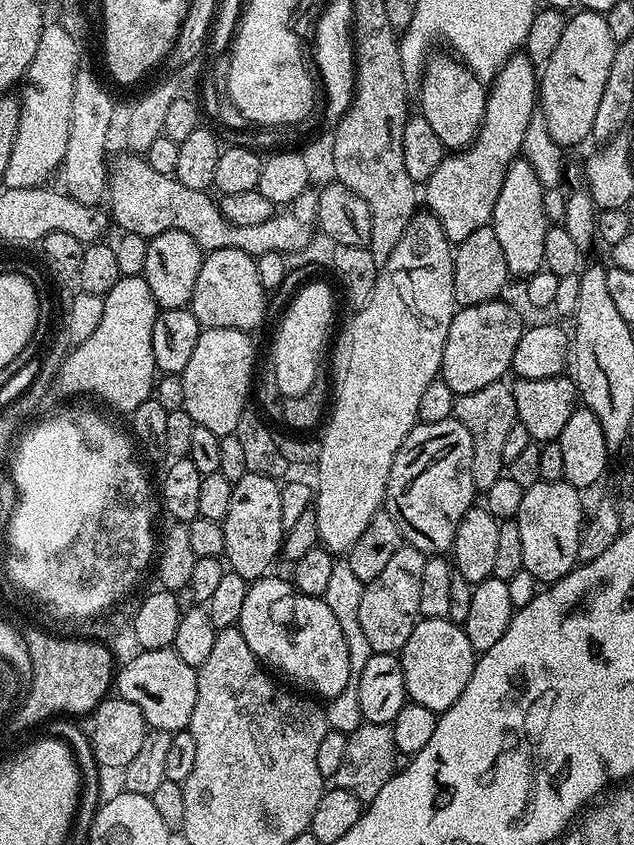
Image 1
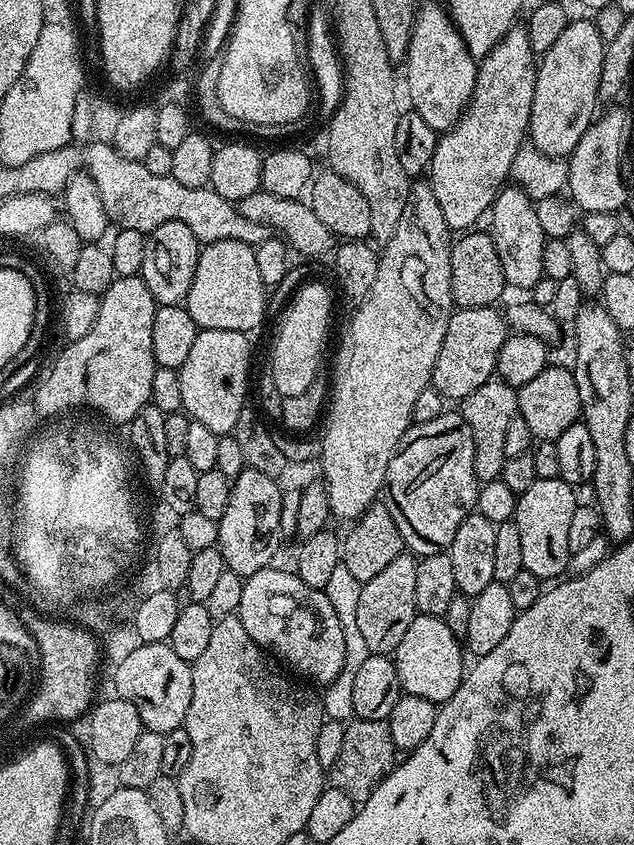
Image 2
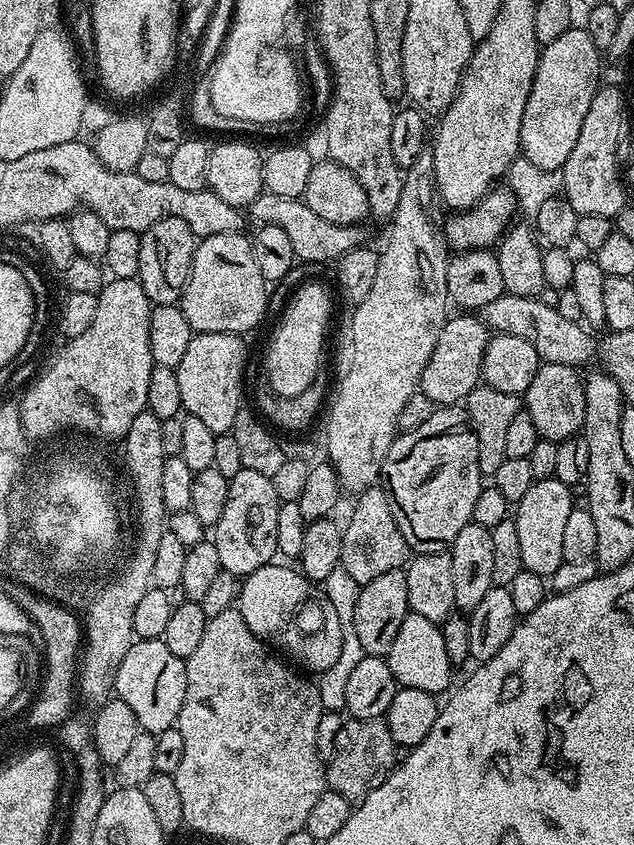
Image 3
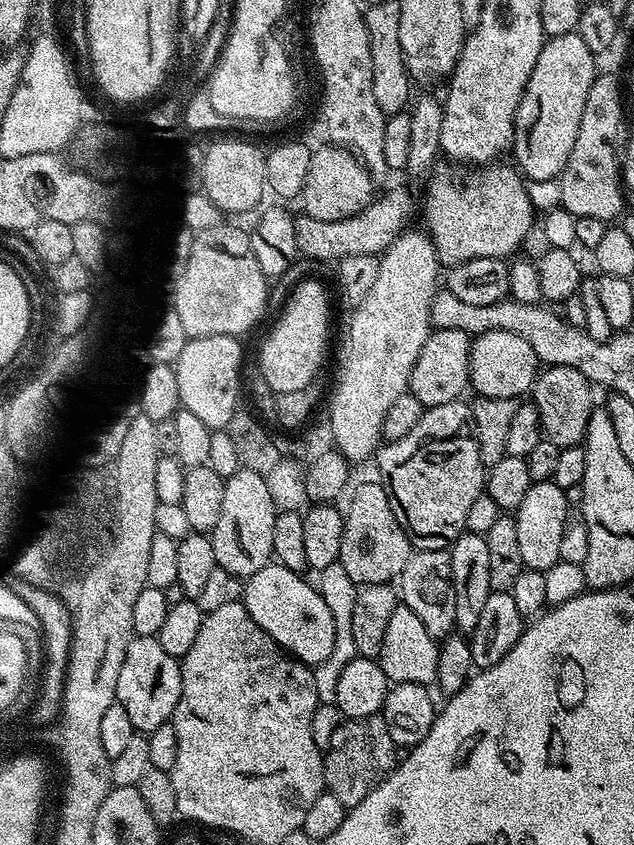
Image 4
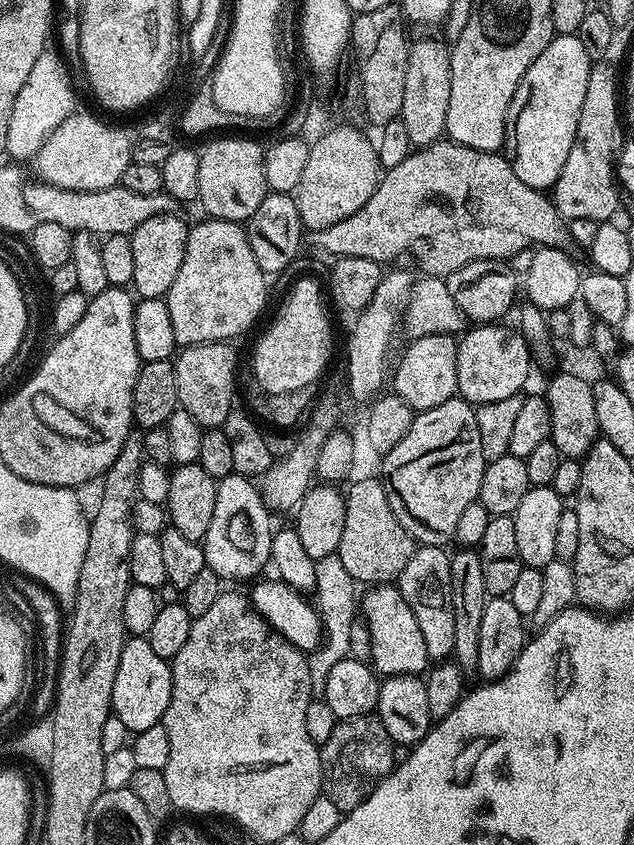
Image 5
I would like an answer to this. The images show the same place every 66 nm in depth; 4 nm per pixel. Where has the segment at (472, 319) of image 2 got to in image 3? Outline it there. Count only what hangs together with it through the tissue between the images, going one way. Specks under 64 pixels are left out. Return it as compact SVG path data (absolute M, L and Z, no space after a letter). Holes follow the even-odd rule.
M456 314L449 315L442 326L442 334L438 334L438 342L434 342L434 354L430 354L430 362L426 362L426 370L422 370L422 378L420 379L419 391L426 394L426 398L430 398L430 402L437 406L460 406L467 401L468 395L476 389L481 383L482 373L484 371L484 355L486 354L486 346L490 339L490 330L485 324L472 314L460 314L464 316L456 316Z

